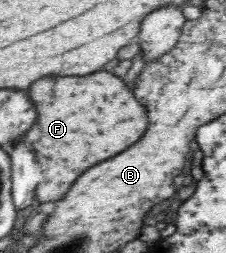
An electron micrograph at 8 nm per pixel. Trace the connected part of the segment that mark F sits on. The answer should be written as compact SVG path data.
M93 72L89 76L43 76L29 86L29 96L37 104L39 118L25 134L27 142L41 150L45 168L36 198L42 202L59 200L69 184L87 168L103 162L135 144L147 124L147 108L133 96L127 84L111 72Z

